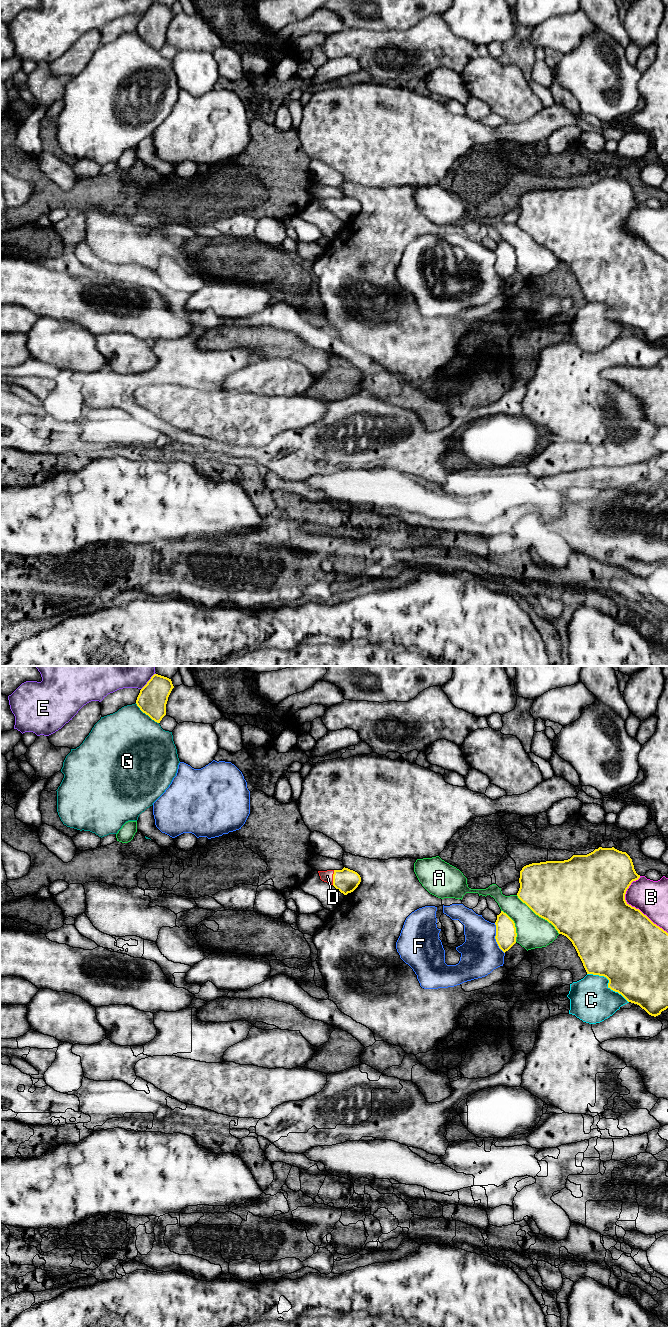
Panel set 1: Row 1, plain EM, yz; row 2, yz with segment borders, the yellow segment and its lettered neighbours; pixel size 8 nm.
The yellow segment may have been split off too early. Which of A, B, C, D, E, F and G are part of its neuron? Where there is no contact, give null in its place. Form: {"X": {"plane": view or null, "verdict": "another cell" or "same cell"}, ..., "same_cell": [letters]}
{"A": {"plane": "yz", "verdict": "another cell"}, "B": {"plane": "yz", "verdict": "another cell"}, "C": {"plane": "yz", "verdict": "another cell"}, "D": {"plane": "yz", "verdict": "same cell"}, "E": {"plane": "yz", "verdict": "another cell"}, "F": {"plane": "yz", "verdict": "another cell"}, "G": {"plane": "yz", "verdict": "another cell"}, "same_cell": ["D"]}

